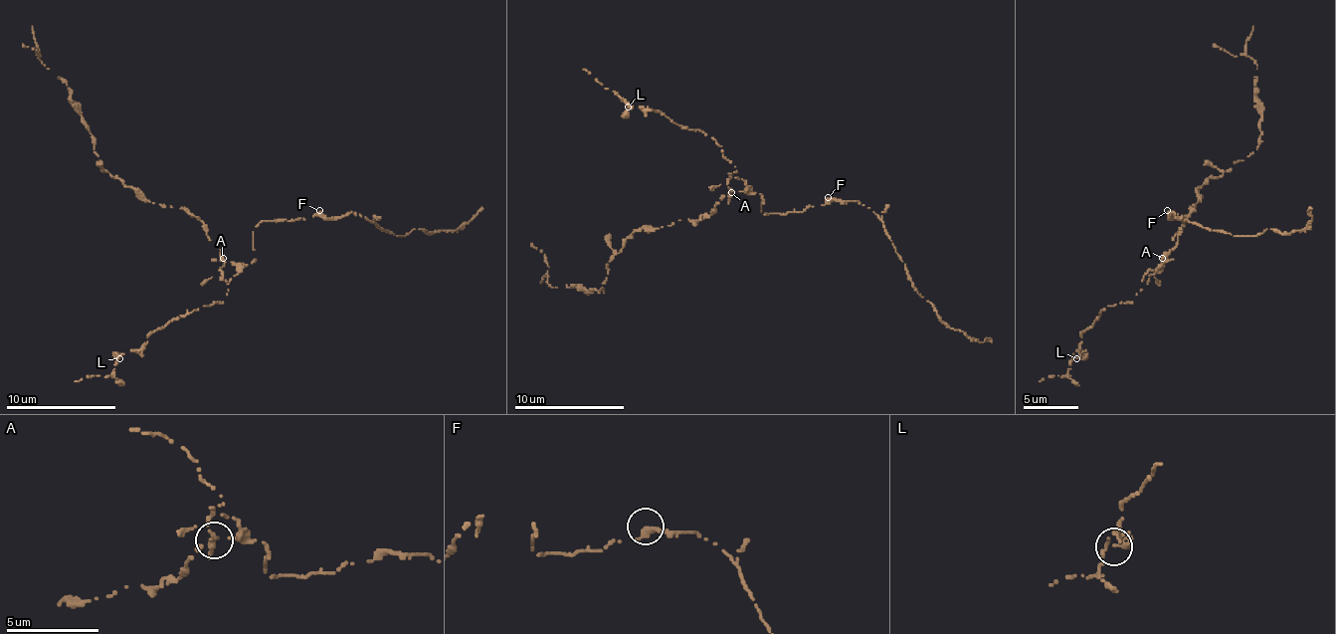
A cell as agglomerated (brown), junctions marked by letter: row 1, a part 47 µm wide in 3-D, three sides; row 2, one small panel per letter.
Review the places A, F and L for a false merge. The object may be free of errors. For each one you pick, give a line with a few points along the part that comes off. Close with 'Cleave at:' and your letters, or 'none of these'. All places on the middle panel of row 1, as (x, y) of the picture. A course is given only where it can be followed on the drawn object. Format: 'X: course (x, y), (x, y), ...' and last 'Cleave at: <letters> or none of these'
A: course (731, 192), (707, 217), (636, 230), (606, 263), (597, 291), (553, 288), (545, 255), (531, 244)
Cleave at: A

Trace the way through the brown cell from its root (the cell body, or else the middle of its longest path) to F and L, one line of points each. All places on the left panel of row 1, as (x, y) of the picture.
F: (226, 263), (248, 265), (254, 260), (254, 232), (262, 221), (294, 221), (313, 216), (319, 210)
L: (226, 263), (237, 274), (223, 301), (174, 317), (152, 331), (138, 350), (119, 358)

